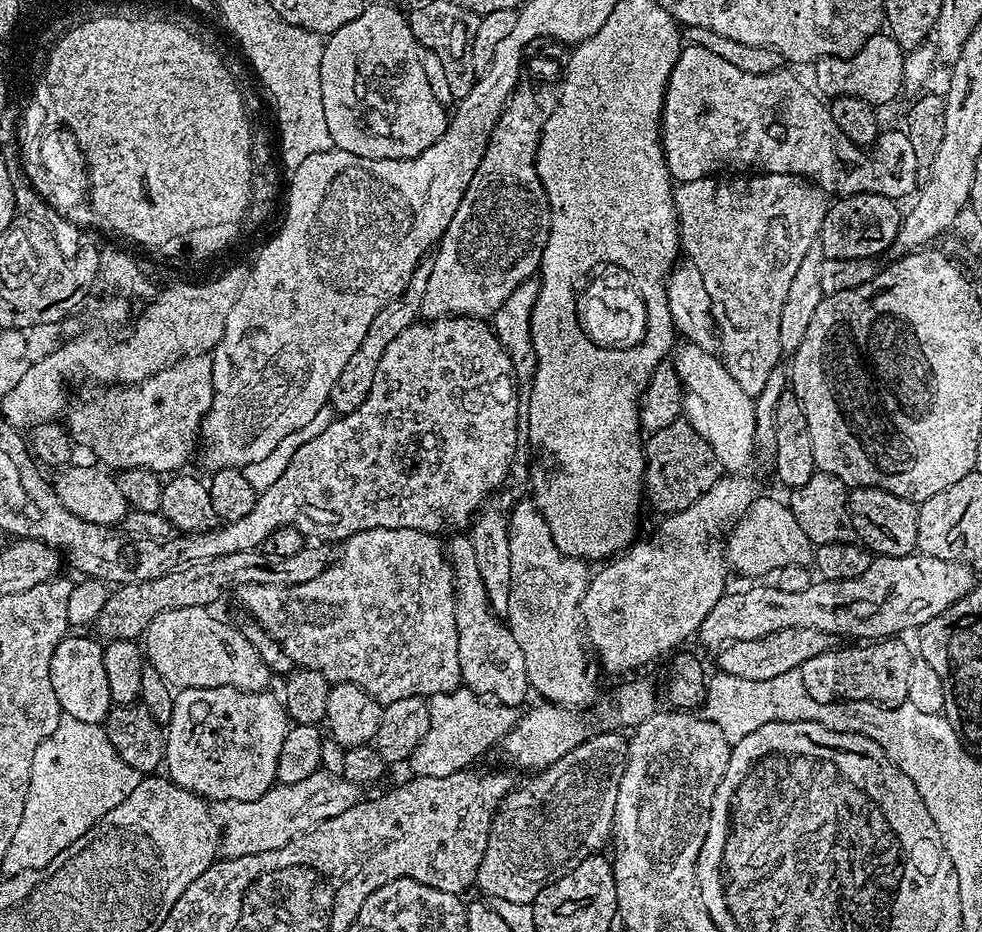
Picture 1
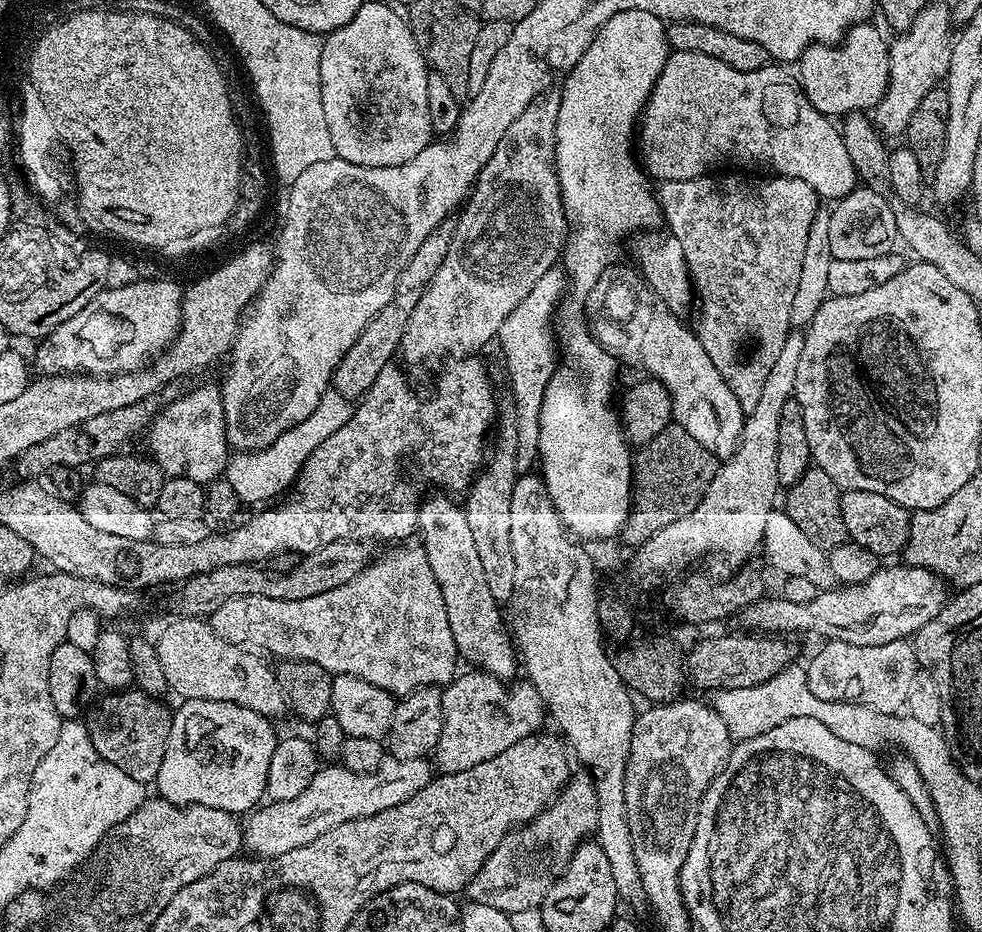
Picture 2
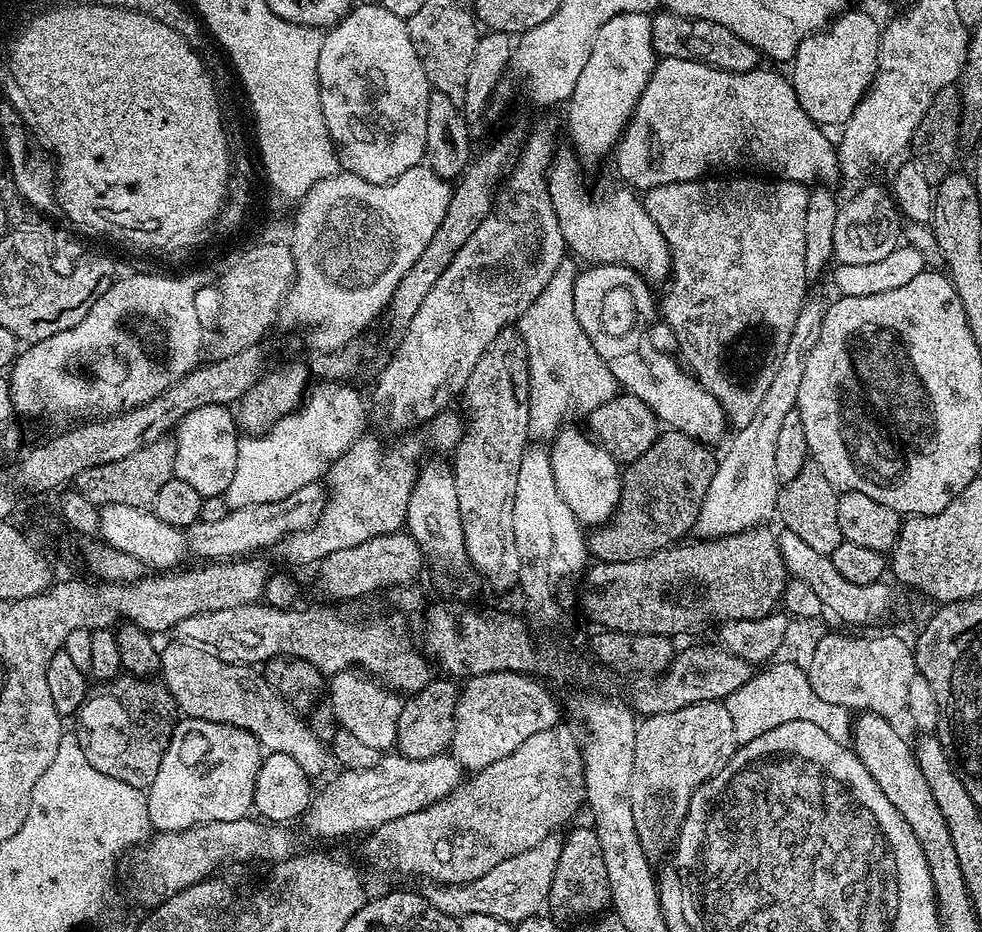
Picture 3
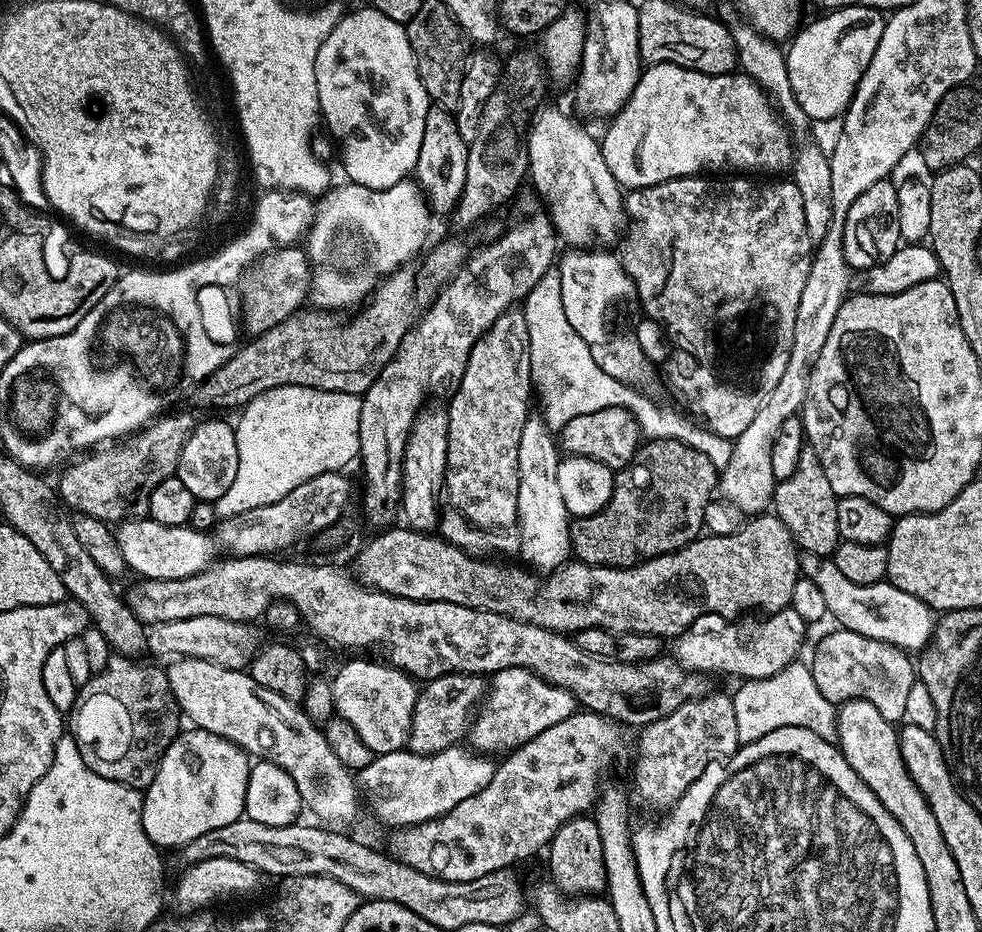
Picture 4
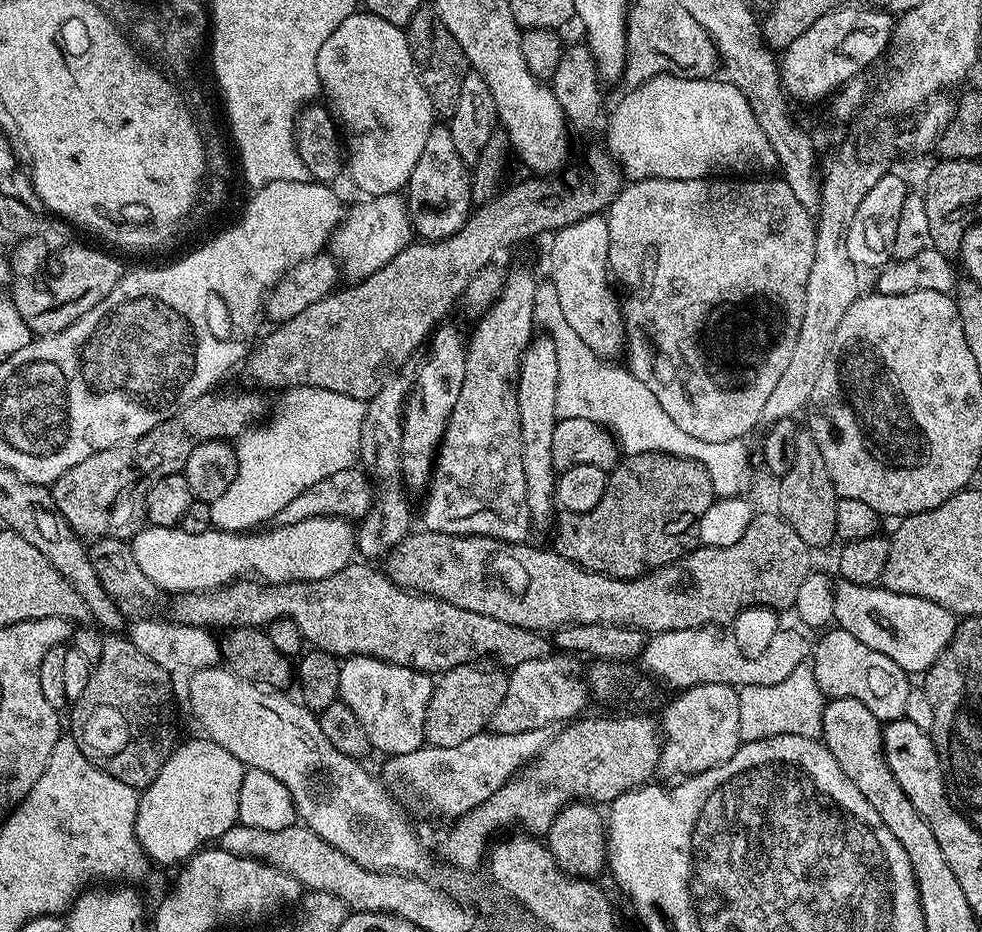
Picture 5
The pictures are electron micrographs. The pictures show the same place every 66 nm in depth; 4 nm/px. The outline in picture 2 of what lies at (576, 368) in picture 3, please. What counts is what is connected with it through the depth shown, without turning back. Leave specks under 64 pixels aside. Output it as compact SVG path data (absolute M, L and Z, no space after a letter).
M557 266L546 270L538 283L502 322L498 333L498 345L504 351L504 360L508 363L508 380L512 383L512 404L516 407L516 470L520 474L533 471L538 453L538 434L540 433L540 411L542 398L550 378L558 367L558 344L554 339L554 317L566 292L566 273Z

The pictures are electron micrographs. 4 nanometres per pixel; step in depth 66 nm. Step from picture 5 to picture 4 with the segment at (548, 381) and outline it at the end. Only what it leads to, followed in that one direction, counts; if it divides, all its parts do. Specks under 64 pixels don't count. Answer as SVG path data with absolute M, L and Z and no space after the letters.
M529 415L526 426L522 426L522 438L518 438L518 518L520 519L520 550L519 559L537 573L547 574L561 565L569 563L572 556L572 530L570 527L570 517L566 510L566 502L562 502L562 490L558 486L558 466L562 459L561 449L558 447L557 437L554 435L553 429L549 428L548 423L539 415Z

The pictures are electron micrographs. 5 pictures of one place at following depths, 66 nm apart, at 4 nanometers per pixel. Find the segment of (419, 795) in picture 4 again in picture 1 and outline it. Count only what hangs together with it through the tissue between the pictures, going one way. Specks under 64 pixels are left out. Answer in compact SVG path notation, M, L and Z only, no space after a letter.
M323 770L310 774L310 778L302 778L302 782L293 784L277 783L268 789L266 794L257 800L226 800L219 805L218 823L222 829L222 852L225 857L245 856L246 854L262 854L266 850L278 850L290 843L295 836L300 836L312 828L318 827L330 818L338 818L355 804L361 803L361 789L343 778L337 778Z

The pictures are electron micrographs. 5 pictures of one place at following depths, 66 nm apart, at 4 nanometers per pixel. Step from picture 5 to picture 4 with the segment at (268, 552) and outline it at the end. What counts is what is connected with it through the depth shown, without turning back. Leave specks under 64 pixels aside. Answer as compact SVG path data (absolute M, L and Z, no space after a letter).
M151 518L125 520L114 533L127 567L132 572L136 571L137 577L146 580L190 578L213 567L217 559L218 545L209 533L195 532L190 526L181 526L176 522L161 522Z

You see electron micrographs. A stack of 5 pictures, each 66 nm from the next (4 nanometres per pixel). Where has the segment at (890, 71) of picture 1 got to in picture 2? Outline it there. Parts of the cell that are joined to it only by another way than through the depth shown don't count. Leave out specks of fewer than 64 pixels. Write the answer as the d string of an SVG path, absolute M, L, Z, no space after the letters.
M872 22L856 24L848 29L839 46L812 44L800 55L800 87L810 104L829 118L843 118L849 112L875 109L886 94L890 70L889 47L889 41L880 37Z

